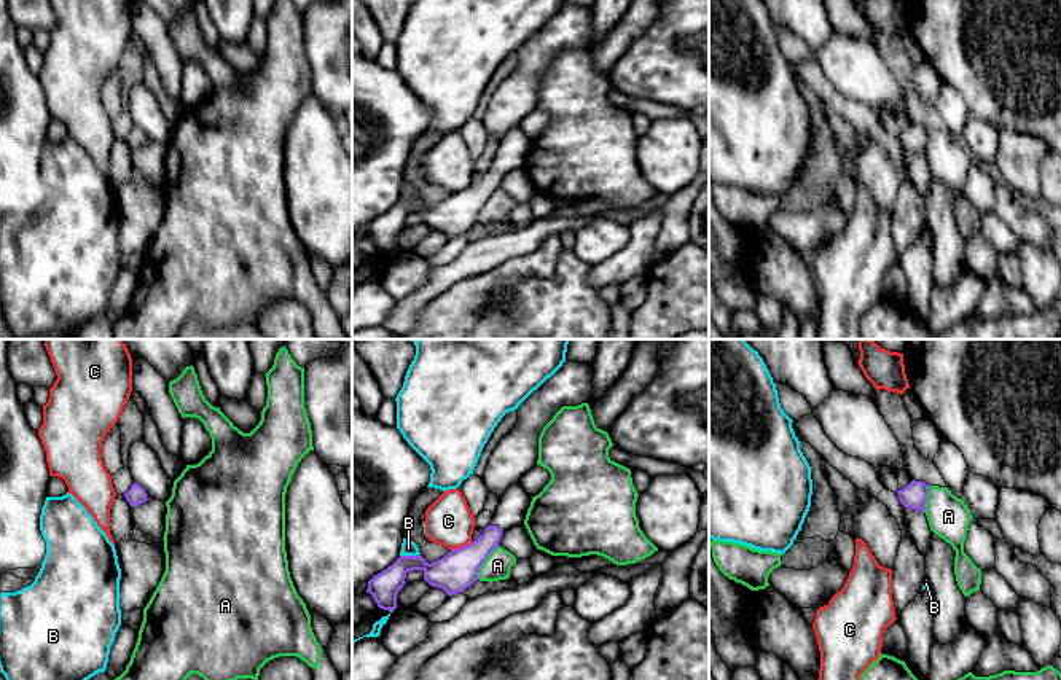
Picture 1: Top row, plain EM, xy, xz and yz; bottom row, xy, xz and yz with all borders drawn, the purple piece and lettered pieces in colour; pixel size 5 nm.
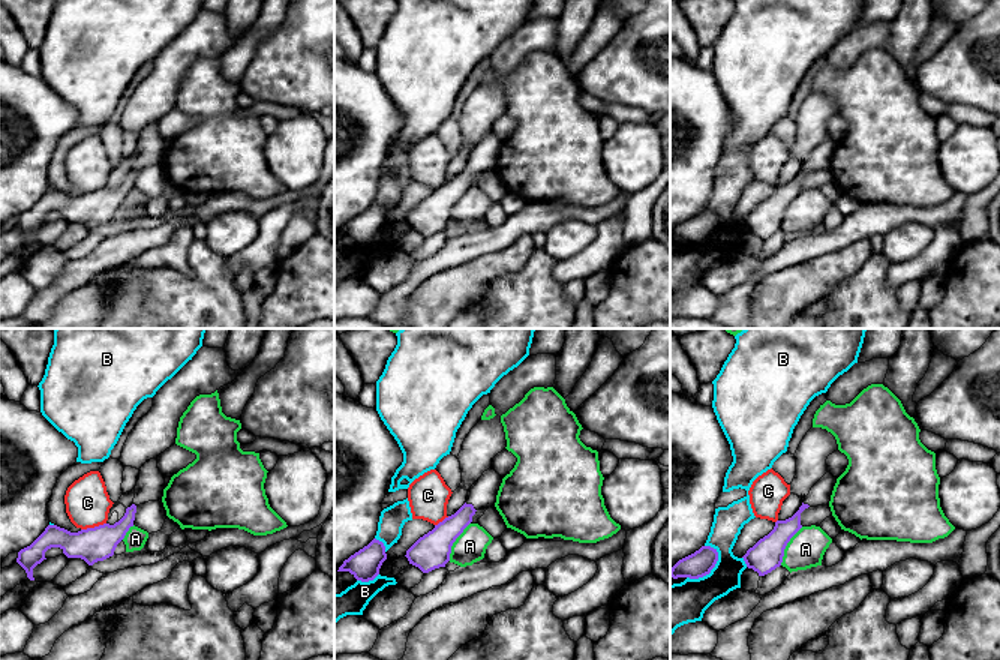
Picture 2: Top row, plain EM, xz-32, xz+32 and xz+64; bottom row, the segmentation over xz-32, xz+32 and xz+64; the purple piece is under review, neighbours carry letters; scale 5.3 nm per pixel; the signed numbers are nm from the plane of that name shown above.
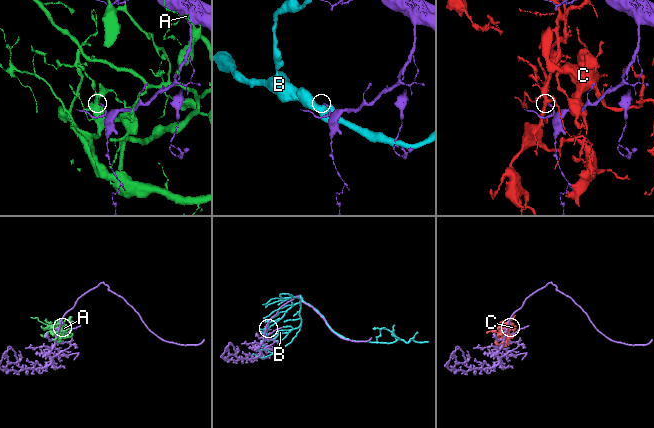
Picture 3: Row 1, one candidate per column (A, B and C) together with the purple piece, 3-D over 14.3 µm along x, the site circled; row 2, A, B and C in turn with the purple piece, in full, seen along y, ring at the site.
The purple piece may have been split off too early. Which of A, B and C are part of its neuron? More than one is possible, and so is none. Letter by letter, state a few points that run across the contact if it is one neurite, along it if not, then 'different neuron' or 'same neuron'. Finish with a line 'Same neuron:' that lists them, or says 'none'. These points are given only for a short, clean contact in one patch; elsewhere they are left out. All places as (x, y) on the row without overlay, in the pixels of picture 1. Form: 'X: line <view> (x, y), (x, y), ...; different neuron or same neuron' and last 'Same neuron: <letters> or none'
A: different neuron
B: different neuron
C: different neuron
Same neuron: none

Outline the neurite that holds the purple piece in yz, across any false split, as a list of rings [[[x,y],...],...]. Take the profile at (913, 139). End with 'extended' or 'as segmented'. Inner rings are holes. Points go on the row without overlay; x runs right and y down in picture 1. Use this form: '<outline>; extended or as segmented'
[[[911,124],[903,132],[897,134],[899,143],[905,151],[911,151],[916,154],[926,154],[926,145],[929,137],[929,127],[924,124]]]; as segmented

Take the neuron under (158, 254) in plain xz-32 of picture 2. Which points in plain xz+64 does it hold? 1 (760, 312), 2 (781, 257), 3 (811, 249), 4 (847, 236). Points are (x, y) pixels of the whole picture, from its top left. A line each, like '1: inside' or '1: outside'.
1: inside
2: outside
3: outside
4: outside

